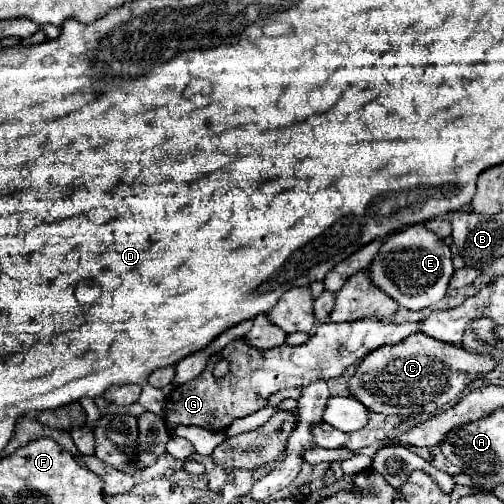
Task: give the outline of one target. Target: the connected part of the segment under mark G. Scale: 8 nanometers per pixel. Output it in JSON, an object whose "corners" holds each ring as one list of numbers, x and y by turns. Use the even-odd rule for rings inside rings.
{"corners":[[362,318,342,324,324,322,316,328,316,334,302,346,282,344,272,350,256,350,244,340,234,340,220,354,210,356,206,370,198,378,176,386,170,392,164,404,166,428,170,432,176,426,200,426,214,432,226,430,236,418,250,416,264,408,270,394,290,386,304,386,312,382,312,378,338,378,348,366,356,364,368,352,384,344,396,344,412,332,418,332,416,324,384,324,378,318],[220,356,230,362,230,372,224,378,214,378,212,368]]}

